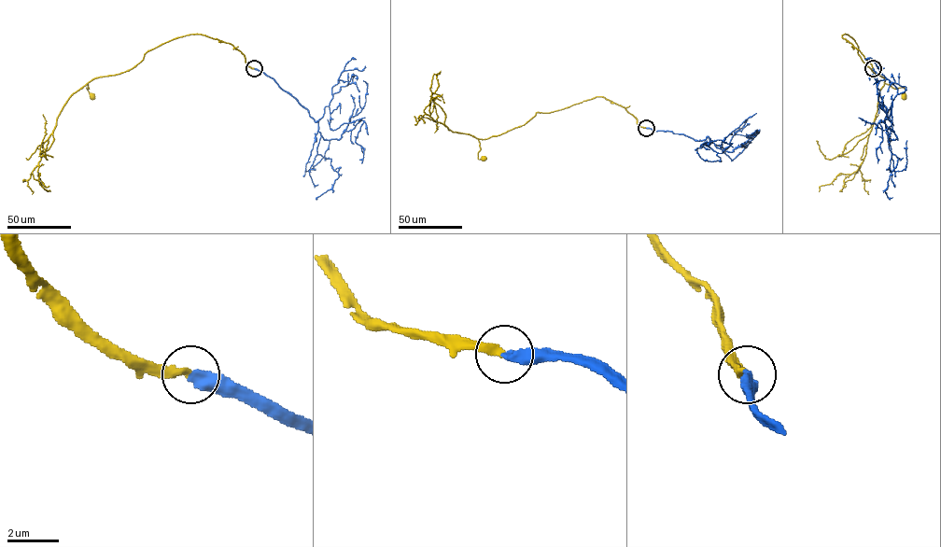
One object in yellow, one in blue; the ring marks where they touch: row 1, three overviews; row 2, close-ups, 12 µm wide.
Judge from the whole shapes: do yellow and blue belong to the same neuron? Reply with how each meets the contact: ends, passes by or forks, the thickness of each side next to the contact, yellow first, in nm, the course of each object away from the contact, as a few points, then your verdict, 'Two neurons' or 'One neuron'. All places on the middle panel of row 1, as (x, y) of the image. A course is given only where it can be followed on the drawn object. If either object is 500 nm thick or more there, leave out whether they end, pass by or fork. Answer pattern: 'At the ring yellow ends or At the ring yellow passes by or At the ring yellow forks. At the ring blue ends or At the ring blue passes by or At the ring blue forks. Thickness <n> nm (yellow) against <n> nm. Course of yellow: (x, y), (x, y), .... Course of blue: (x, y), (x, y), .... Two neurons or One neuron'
At the ring yellow ends. At the ring blue ends. Thickness 320 nm (yellow) against 420 nm. Course of yellow: (646, 128), (622, 106), (596, 96), (560, 109), (538, 112), (523, 125), (479, 139), (478, 158), (484, 159). Course of blue: (646, 128), (671, 131), (695, 140), (708, 136), (716, 147), (729, 152), (743, 146), (753, 132). One neuron

